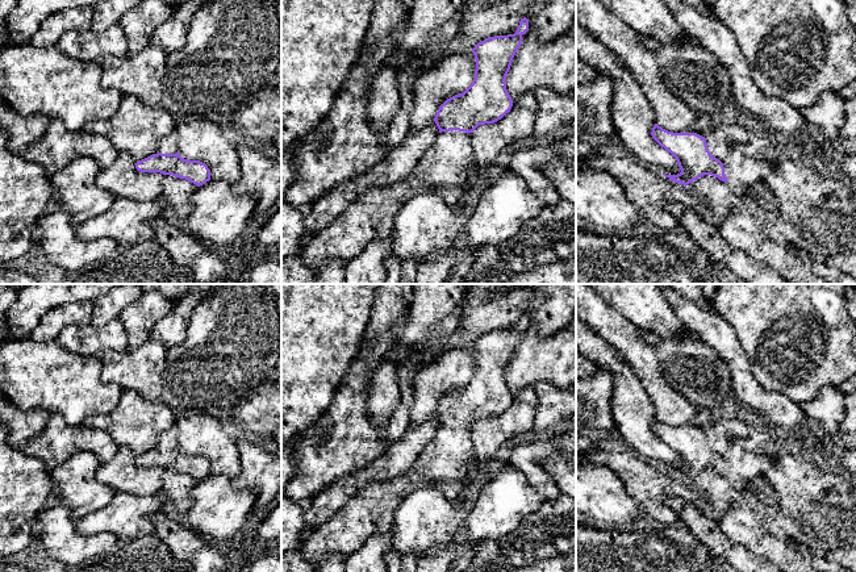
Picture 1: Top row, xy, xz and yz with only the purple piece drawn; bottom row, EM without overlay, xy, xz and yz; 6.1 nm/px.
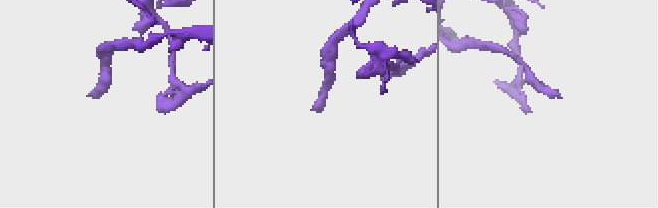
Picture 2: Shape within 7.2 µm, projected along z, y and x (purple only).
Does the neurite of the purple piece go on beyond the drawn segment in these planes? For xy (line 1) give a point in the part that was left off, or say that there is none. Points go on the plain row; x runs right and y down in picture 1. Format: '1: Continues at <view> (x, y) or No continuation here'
1: Continues at xy (167, 439)

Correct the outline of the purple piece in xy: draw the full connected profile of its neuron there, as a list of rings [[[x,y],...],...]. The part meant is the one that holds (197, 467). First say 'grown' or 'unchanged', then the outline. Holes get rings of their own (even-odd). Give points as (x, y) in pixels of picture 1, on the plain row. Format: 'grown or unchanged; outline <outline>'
grown; outline [[[174,426],[158,438],[153,450],[137,456],[135,463],[141,467],[172,469],[199,481],[210,475],[210,464],[205,458],[180,451]]]

